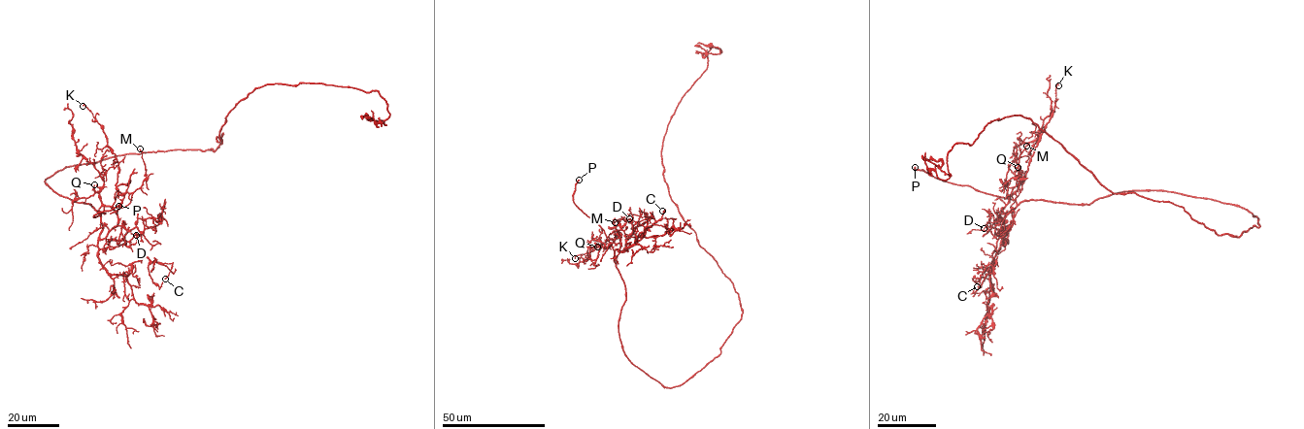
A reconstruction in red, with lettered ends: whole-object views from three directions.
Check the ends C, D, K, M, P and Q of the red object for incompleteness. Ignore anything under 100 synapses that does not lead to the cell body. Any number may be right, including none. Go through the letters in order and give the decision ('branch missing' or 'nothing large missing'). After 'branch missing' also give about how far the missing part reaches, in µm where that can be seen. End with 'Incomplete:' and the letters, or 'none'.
C: nothing large missing
D: nothing large missing
K: nothing large missing
M: nothing large missing
P: branch missing; missing 20 µm
Q: nothing large missing
Incomplete: P

